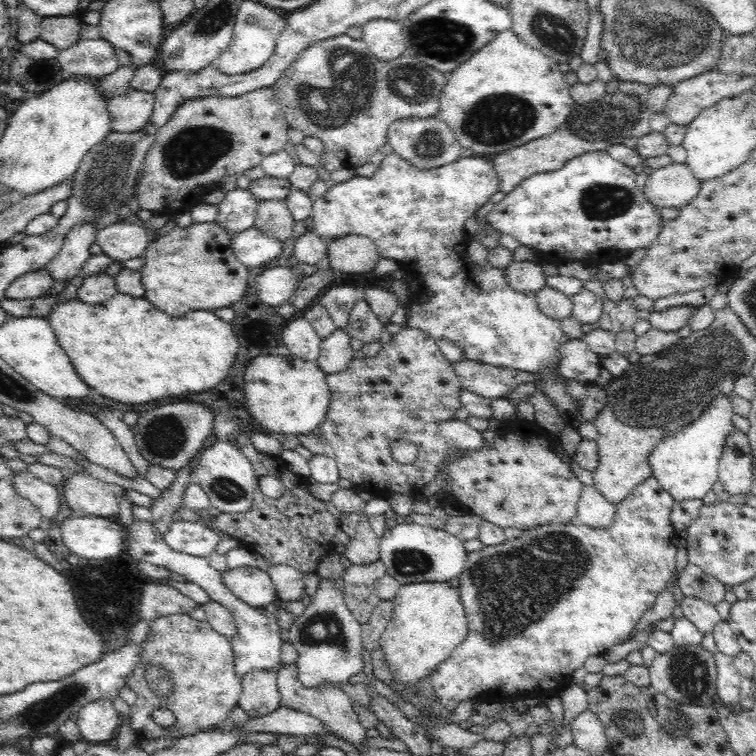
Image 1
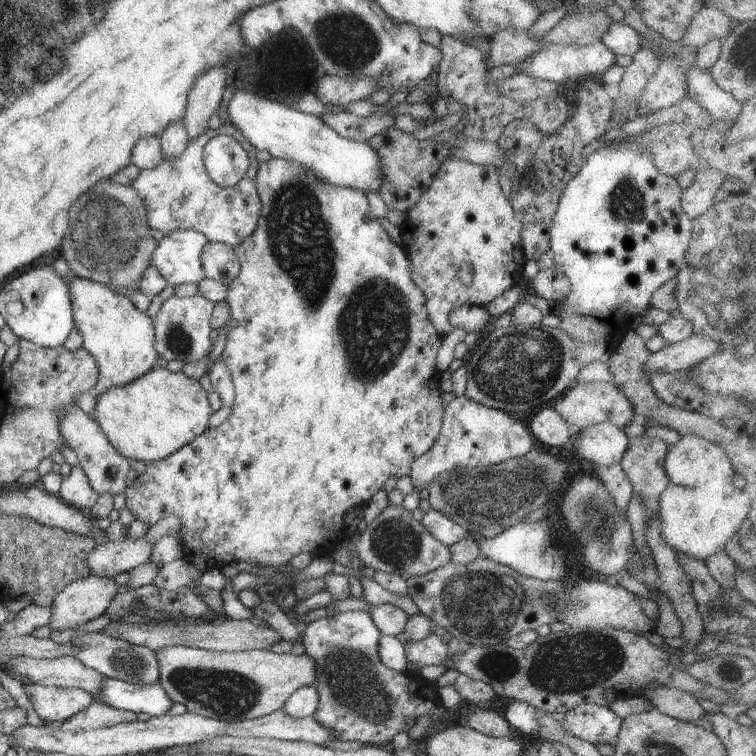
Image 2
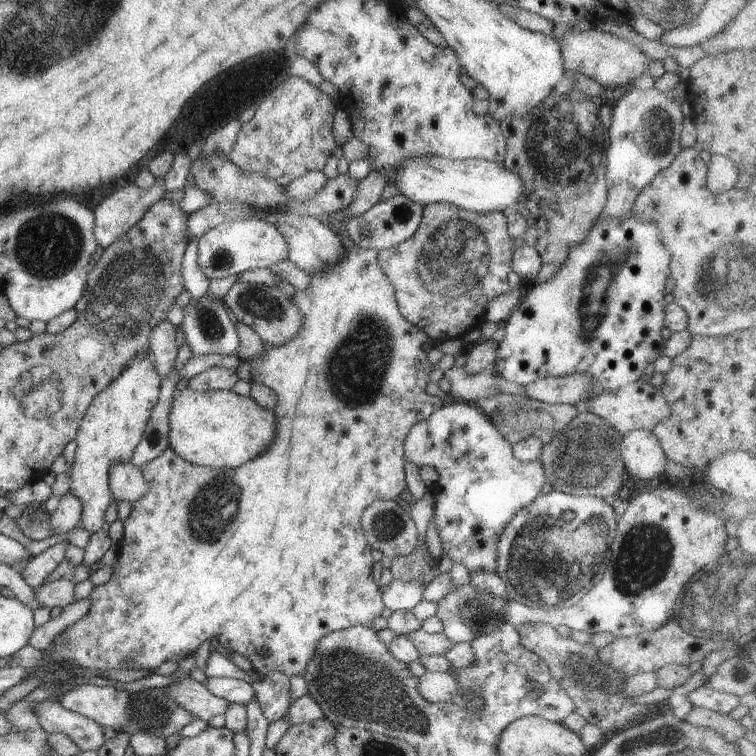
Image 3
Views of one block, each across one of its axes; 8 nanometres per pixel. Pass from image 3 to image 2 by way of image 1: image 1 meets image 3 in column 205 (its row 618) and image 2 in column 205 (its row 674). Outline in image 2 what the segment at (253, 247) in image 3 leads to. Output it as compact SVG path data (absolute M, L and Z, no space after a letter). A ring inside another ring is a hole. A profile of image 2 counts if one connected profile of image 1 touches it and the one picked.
M178 229L157 241L150 264L157 268L172 286L197 283L205 277L201 263L203 246L209 241L205 234L192 229Z

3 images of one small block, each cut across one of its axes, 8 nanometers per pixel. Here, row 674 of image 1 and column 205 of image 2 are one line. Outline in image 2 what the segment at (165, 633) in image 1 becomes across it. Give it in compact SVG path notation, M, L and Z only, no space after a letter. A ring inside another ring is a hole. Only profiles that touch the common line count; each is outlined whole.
M221 122L218 128L208 128L198 138L189 140L186 150L183 150L180 156L164 157L156 168L141 169L131 185L138 192L138 196L142 196L149 226L165 234L178 229L192 229L205 234L212 243L224 243L232 248L240 244L254 232L261 213L262 203L255 180L259 167L256 161L257 151L236 126ZM220 132L236 138L250 159L248 170L242 176L242 180L234 186L224 188L210 180L203 157L204 145Z

